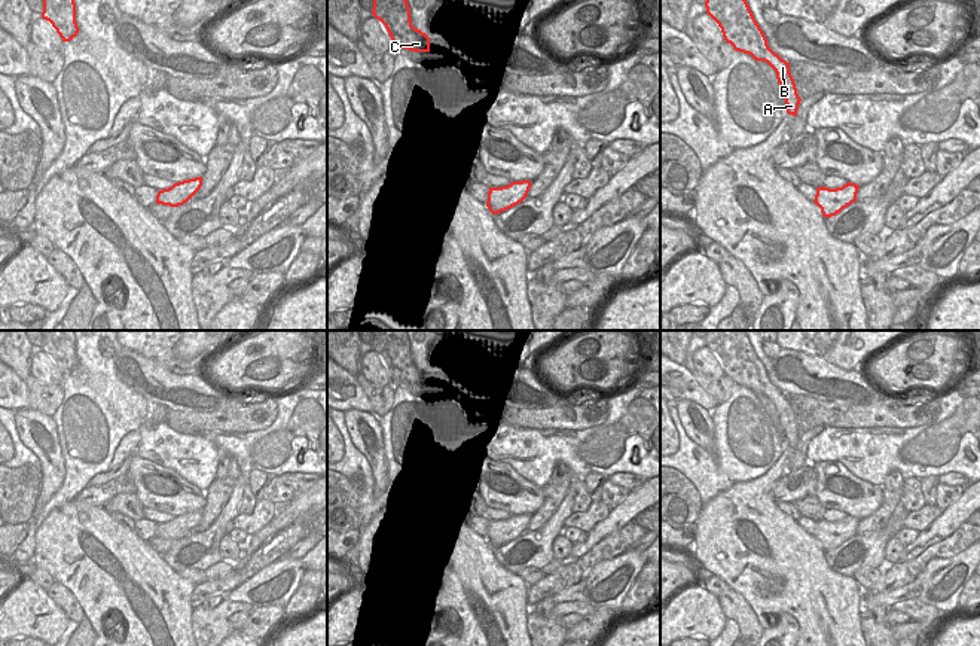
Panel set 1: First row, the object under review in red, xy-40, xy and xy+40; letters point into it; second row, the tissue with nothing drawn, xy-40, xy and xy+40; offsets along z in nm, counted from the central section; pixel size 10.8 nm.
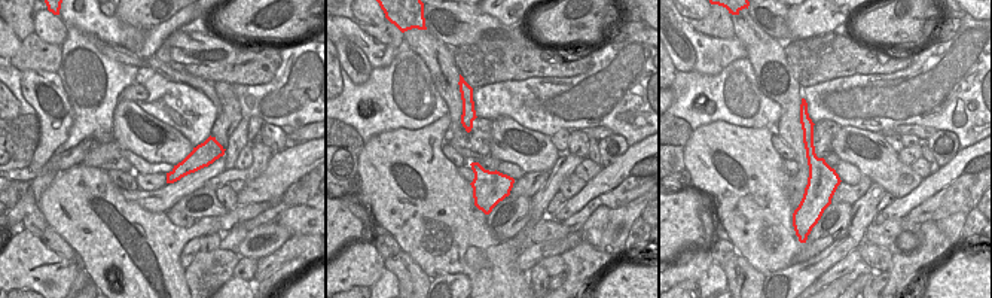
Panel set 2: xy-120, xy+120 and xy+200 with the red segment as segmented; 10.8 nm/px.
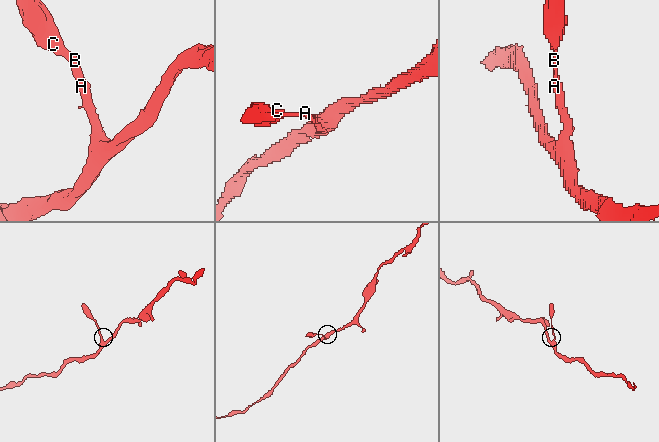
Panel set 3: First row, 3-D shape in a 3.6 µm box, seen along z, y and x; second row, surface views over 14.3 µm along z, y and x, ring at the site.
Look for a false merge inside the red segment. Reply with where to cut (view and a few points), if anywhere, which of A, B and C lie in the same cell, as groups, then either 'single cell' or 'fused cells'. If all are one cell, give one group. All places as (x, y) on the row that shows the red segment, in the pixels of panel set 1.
cut none; groups A B C; single cell

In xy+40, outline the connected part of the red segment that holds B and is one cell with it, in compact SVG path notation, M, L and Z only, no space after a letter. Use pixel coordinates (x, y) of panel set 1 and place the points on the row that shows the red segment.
M706 0L706 13L718 24L723 37L735 51L751 55L755 61L767 63L776 73L784 94L787 113L797 116L802 98L797 94L790 63L775 54L757 24L747 0Z

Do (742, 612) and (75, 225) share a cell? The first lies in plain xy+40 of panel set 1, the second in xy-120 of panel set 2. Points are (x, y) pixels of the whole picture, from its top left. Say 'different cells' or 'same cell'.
different cells

